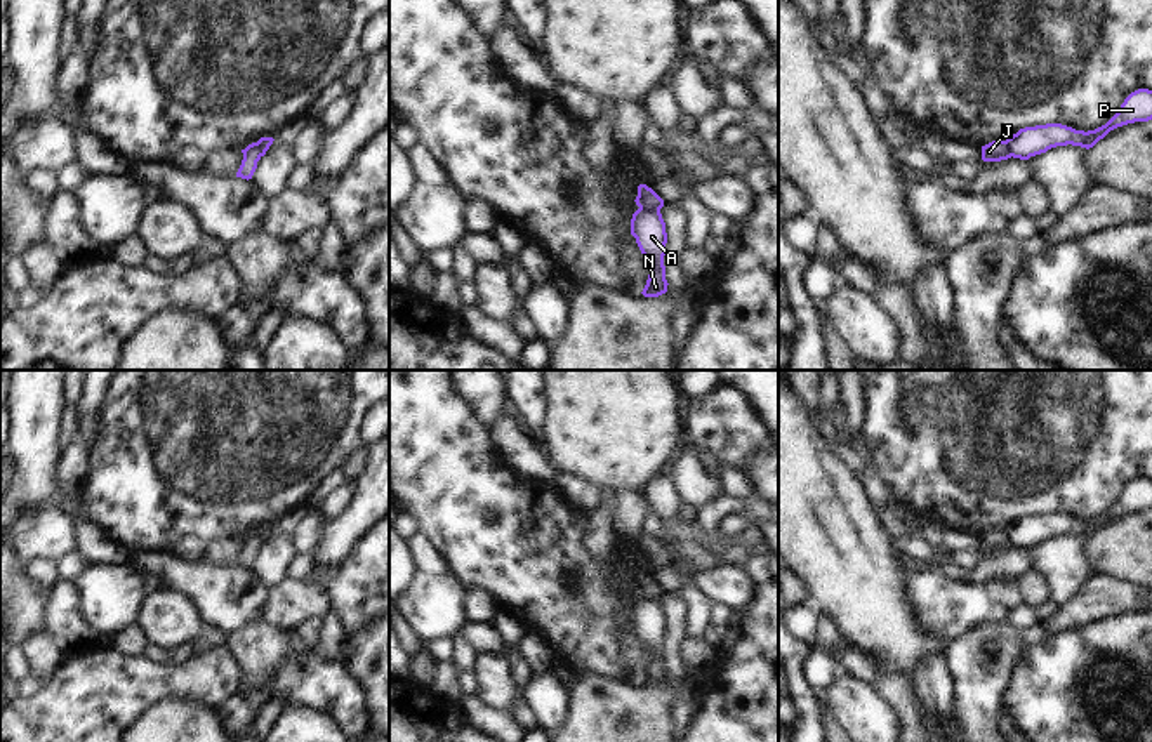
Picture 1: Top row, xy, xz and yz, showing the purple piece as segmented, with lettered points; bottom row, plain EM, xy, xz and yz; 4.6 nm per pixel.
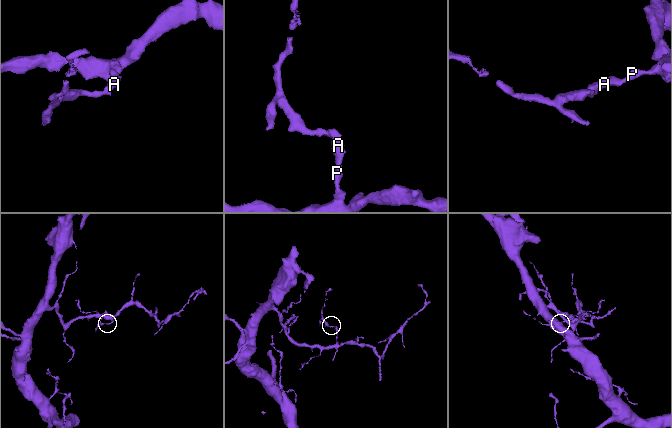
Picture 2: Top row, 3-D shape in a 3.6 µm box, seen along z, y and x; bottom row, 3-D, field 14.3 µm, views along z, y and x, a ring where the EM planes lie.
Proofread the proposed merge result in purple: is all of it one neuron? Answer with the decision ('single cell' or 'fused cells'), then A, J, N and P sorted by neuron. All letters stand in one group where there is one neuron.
fused cells; A N P / J

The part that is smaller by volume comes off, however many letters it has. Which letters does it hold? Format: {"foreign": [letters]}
{"foreign": ["J"]}

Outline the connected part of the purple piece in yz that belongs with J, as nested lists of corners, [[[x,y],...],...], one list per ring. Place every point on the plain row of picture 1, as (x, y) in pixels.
[[[997,528],[997,530],[992,530],[985,535],[982,535],[982,549],[983,551],[1001,551],[1001,549],[1008,549],[1011,546],[1013,544],[1011,544],[1006,530]]]

